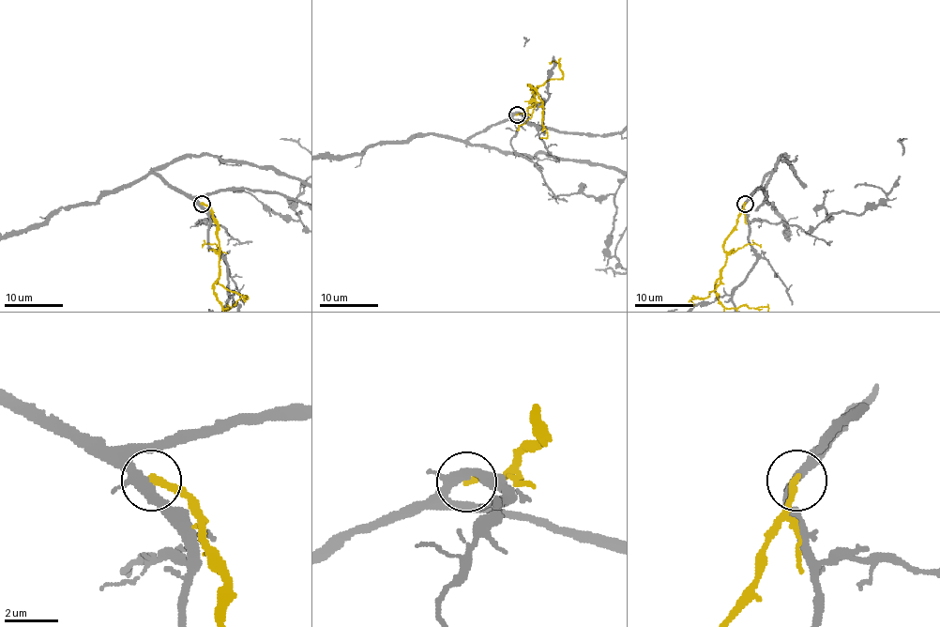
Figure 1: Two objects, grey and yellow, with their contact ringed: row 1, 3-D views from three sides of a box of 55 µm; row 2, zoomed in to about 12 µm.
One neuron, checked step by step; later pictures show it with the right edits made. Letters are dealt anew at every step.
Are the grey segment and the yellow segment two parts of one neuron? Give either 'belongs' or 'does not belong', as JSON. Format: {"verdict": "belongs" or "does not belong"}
{"verdict": "does not belong"}

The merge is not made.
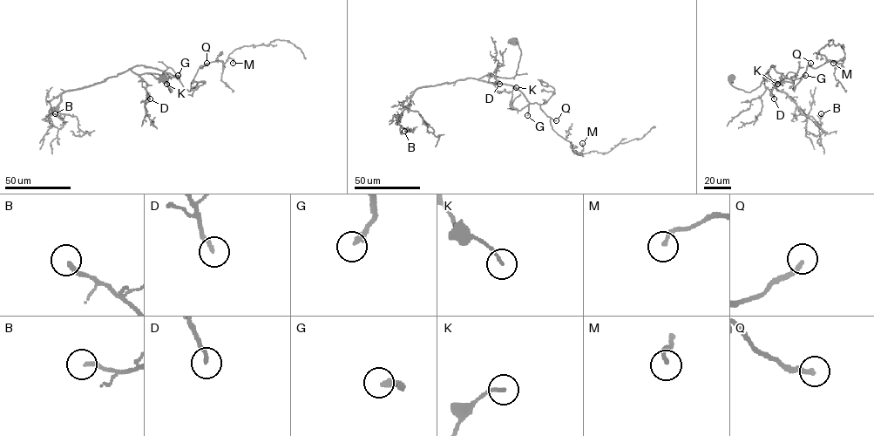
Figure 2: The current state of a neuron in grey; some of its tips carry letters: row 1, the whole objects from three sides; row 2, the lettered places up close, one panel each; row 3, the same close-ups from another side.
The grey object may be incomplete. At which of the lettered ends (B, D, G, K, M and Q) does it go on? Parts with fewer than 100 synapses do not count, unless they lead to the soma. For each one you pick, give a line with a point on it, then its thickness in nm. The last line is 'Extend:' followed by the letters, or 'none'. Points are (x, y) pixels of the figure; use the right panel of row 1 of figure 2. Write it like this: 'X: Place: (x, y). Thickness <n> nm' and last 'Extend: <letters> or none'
G: Place: (805, 75). Thickness 280 nm
Q: Place: (810, 63). Thickness 240 nm
Extend: G, Q

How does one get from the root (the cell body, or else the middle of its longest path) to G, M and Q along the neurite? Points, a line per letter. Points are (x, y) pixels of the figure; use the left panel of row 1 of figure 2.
G: (165, 77), (171, 91), (164, 77), (137, 74), (130, 69), (143, 65), (169, 72), (179, 80), (178, 75)
M: (165, 77), (171, 91), (164, 77), (130, 69), (157, 68), (189, 91), (200, 65), (228, 57), (233, 63)
Q: (165, 77), (171, 91), (164, 77), (130, 69), (157, 68), (189, 91), (206, 63)

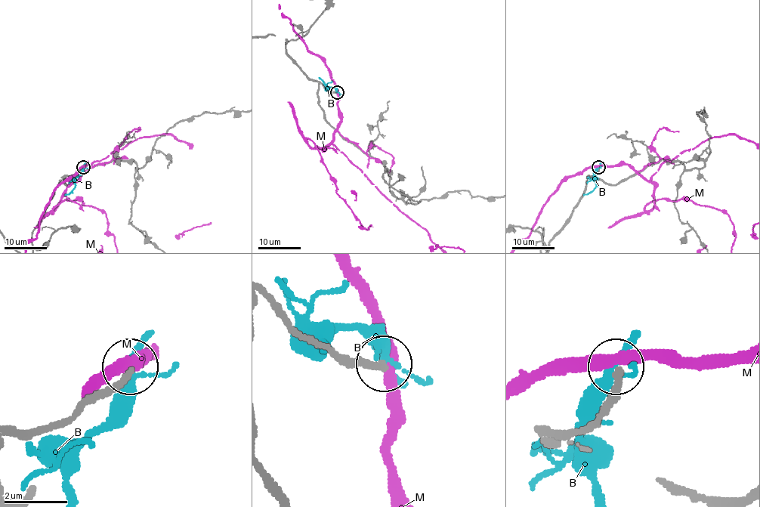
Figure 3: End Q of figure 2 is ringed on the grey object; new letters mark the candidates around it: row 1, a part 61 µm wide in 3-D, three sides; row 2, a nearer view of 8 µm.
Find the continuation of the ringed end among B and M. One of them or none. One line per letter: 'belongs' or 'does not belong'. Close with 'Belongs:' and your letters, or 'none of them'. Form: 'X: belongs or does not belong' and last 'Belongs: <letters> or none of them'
B: does not belong
M: does not belong
Belongs: none of them

